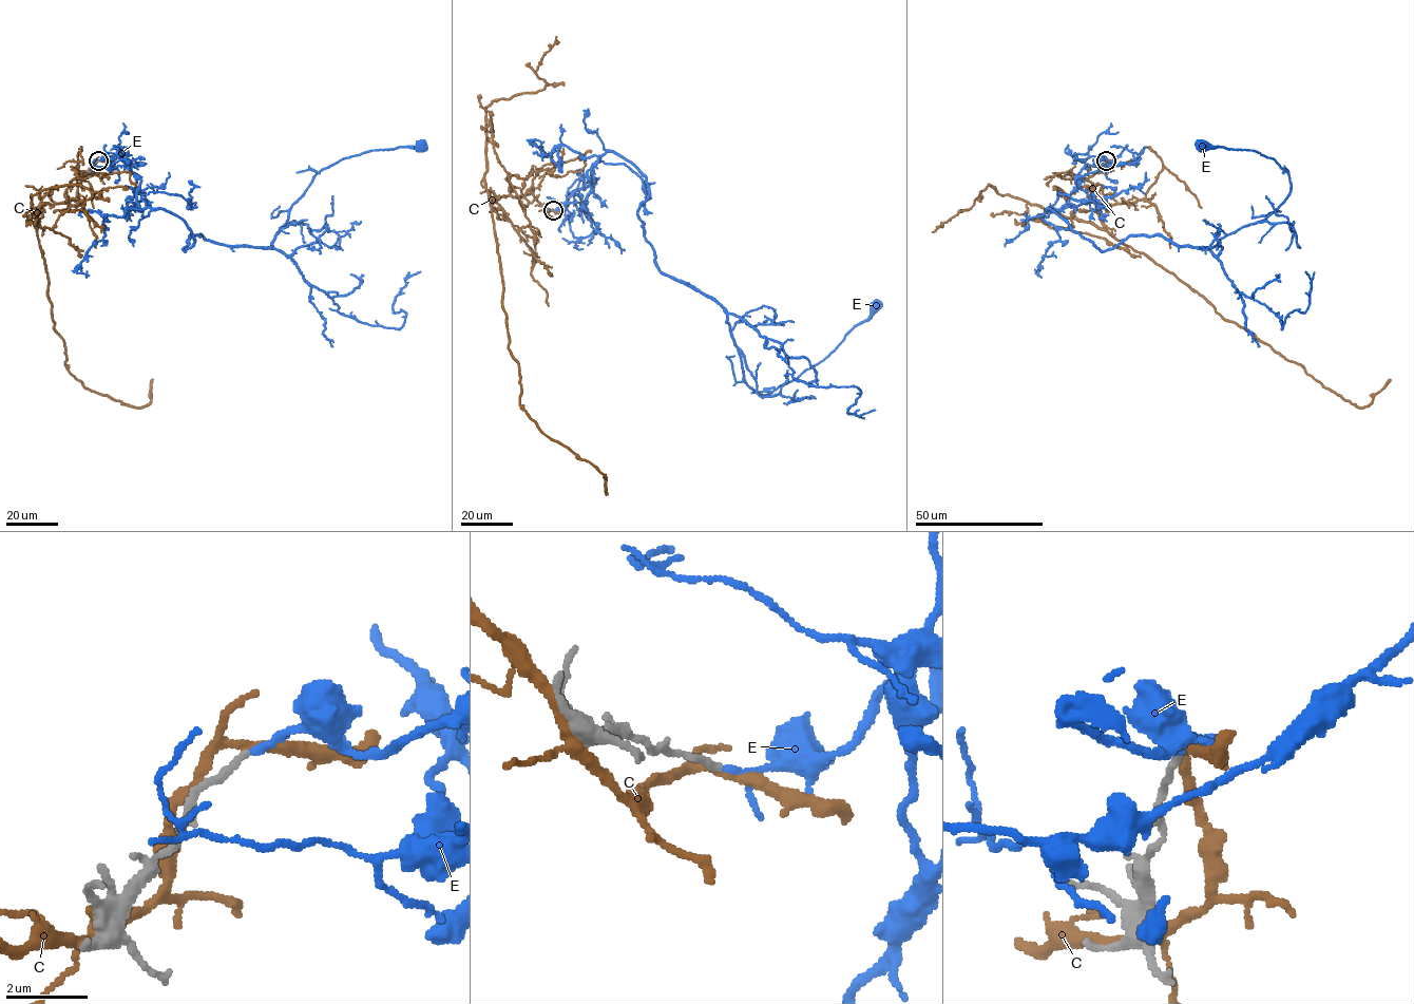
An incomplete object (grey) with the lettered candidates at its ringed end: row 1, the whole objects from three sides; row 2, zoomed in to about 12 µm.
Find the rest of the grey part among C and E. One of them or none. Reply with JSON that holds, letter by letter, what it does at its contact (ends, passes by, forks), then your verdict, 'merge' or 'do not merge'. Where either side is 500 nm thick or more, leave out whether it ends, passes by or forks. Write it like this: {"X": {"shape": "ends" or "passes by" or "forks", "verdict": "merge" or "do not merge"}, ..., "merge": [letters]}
{"C": {"shape": "forks", "verdict": "do not merge"}, "E": {"shape": "passes by", "verdict": "merge"}, "merge": ["E"]}

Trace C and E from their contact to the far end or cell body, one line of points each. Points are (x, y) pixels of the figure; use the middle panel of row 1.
C: (552, 210), (529, 191), (491, 203), (508, 348), (519, 365), (519, 405), (543, 433), (598, 470), (608, 493)
E: (553, 210), (600, 155), (629, 160), (655, 266), (726, 314), (760, 395), (875, 306)

